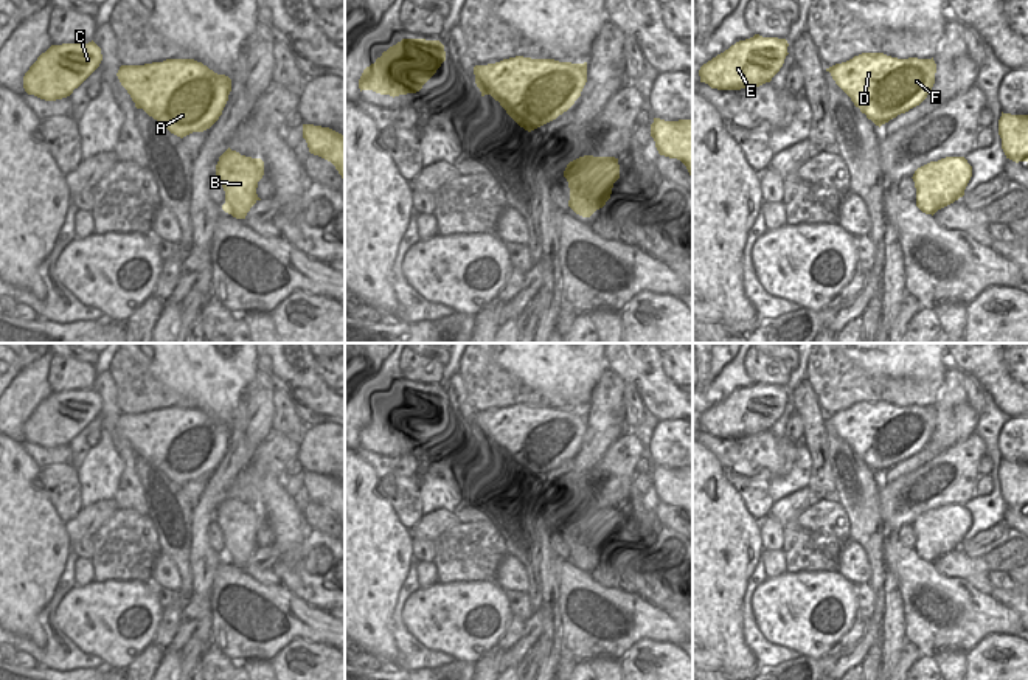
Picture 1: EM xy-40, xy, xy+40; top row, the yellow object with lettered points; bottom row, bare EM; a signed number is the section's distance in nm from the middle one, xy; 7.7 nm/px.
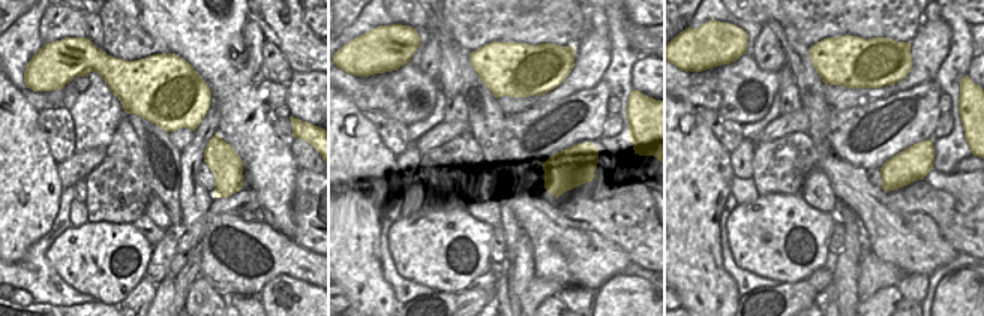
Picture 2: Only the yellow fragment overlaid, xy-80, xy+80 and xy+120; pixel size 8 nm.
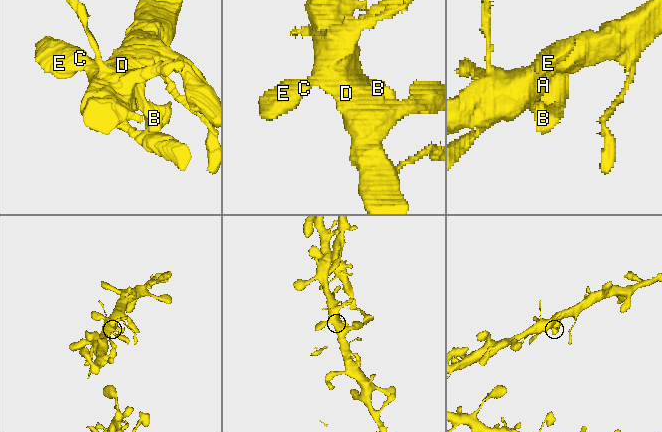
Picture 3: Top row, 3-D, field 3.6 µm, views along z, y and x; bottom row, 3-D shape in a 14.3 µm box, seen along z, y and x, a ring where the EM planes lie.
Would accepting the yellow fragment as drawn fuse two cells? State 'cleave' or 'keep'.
keep

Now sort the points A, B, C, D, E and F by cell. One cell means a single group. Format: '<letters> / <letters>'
A B C D E F

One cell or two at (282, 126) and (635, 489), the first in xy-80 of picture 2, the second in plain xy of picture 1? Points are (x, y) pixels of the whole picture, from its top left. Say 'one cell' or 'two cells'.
one cell

